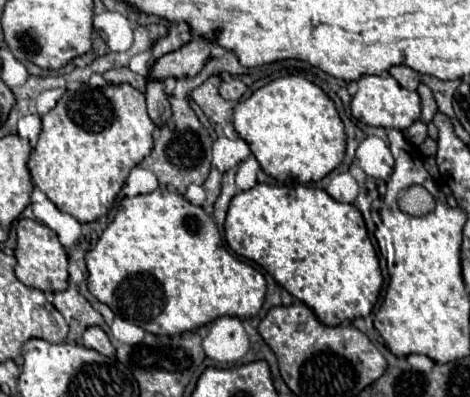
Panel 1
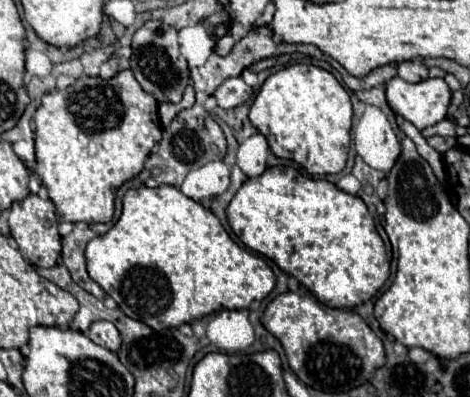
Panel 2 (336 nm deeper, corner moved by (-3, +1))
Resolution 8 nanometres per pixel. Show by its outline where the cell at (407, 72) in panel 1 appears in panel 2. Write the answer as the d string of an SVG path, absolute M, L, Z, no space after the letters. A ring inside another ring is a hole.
M403 61L397 65L397 75L407 83L419 83L427 79L427 67L421 61Z

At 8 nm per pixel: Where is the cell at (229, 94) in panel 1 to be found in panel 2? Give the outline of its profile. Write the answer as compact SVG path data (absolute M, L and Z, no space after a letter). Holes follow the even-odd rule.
M231 77L221 83L221 87L215 91L215 97L219 107L231 109L245 103L251 97L251 93L253 93L251 87L241 77Z

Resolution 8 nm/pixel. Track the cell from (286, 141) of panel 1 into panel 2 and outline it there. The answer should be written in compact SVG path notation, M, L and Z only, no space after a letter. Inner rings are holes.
M293 65L267 77L249 111L249 121L267 137L271 151L299 163L309 175L331 175L345 167L351 119L349 93L329 71L315 65Z

